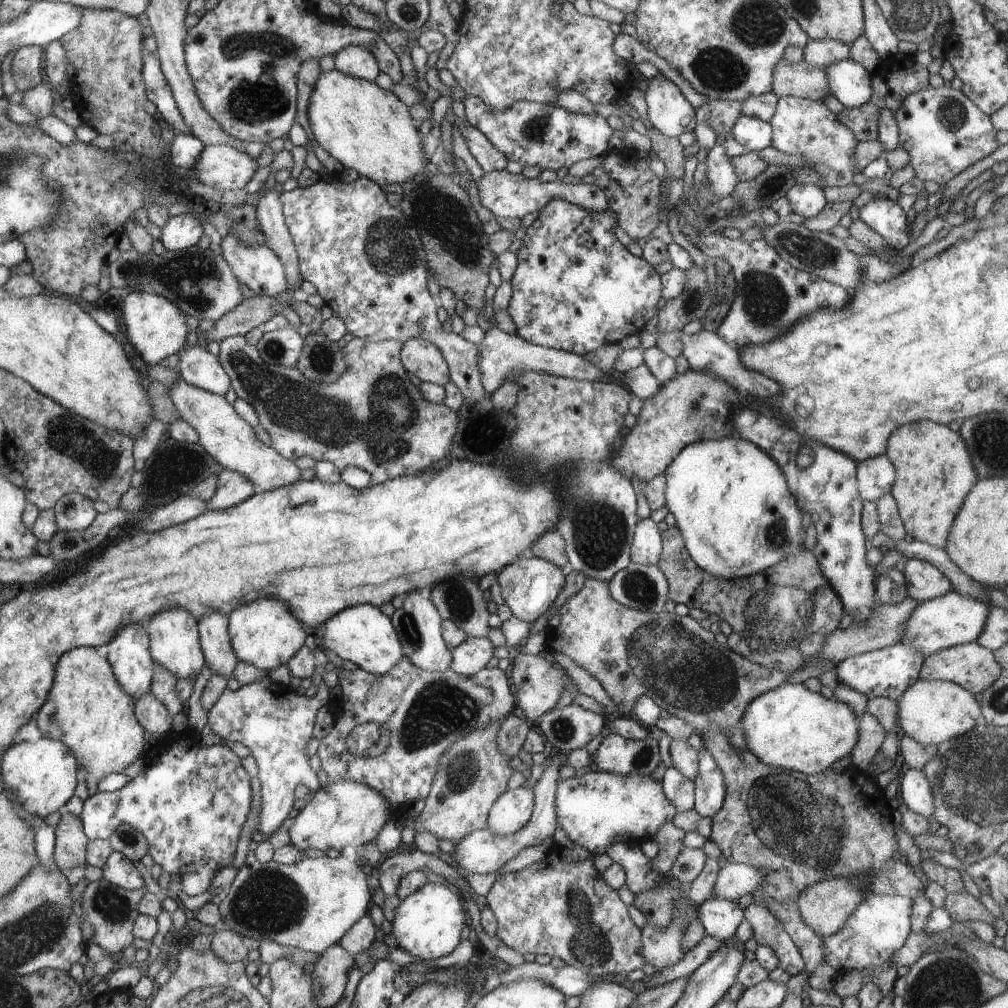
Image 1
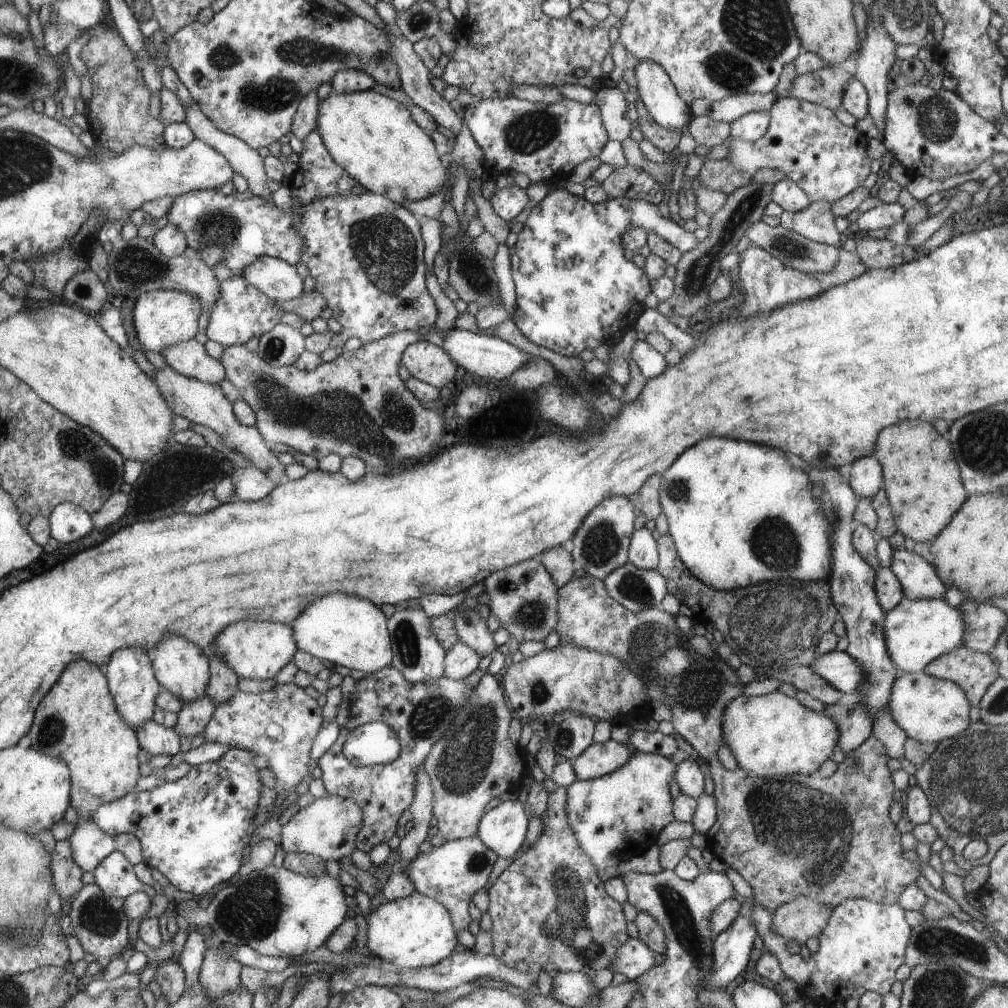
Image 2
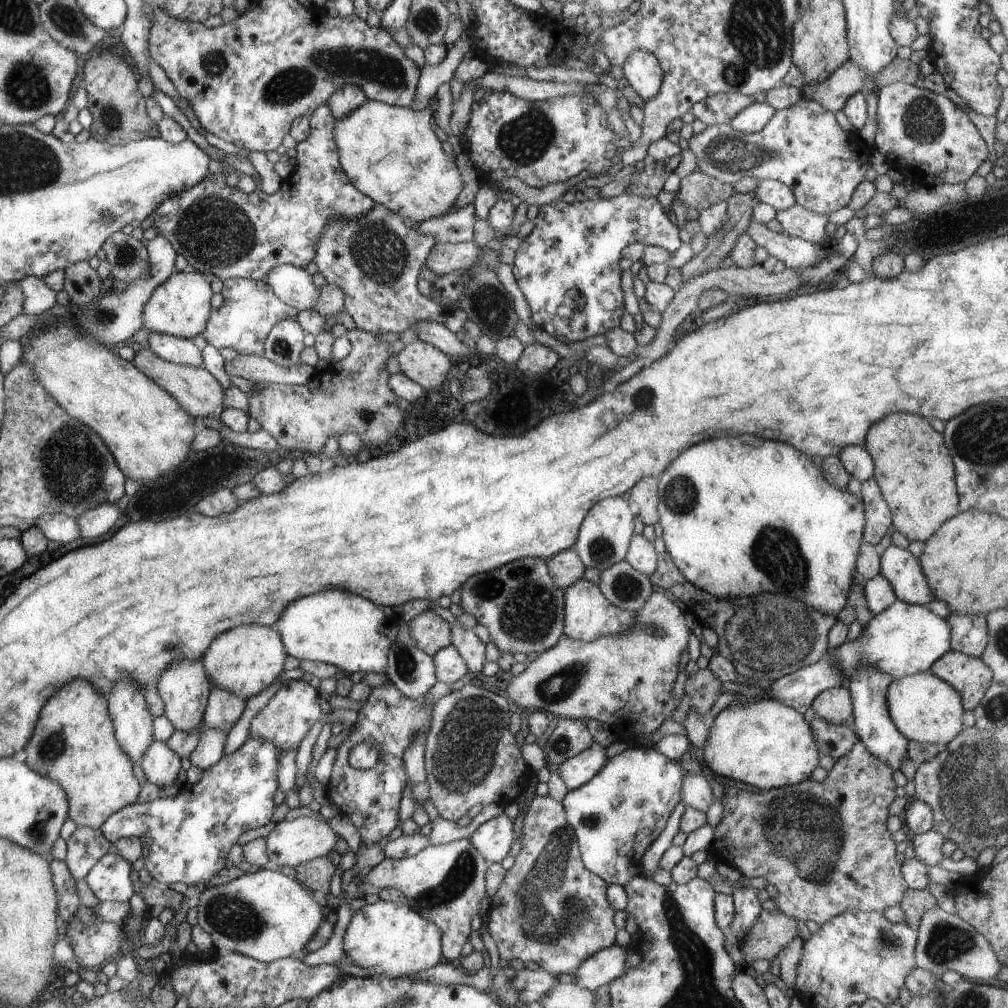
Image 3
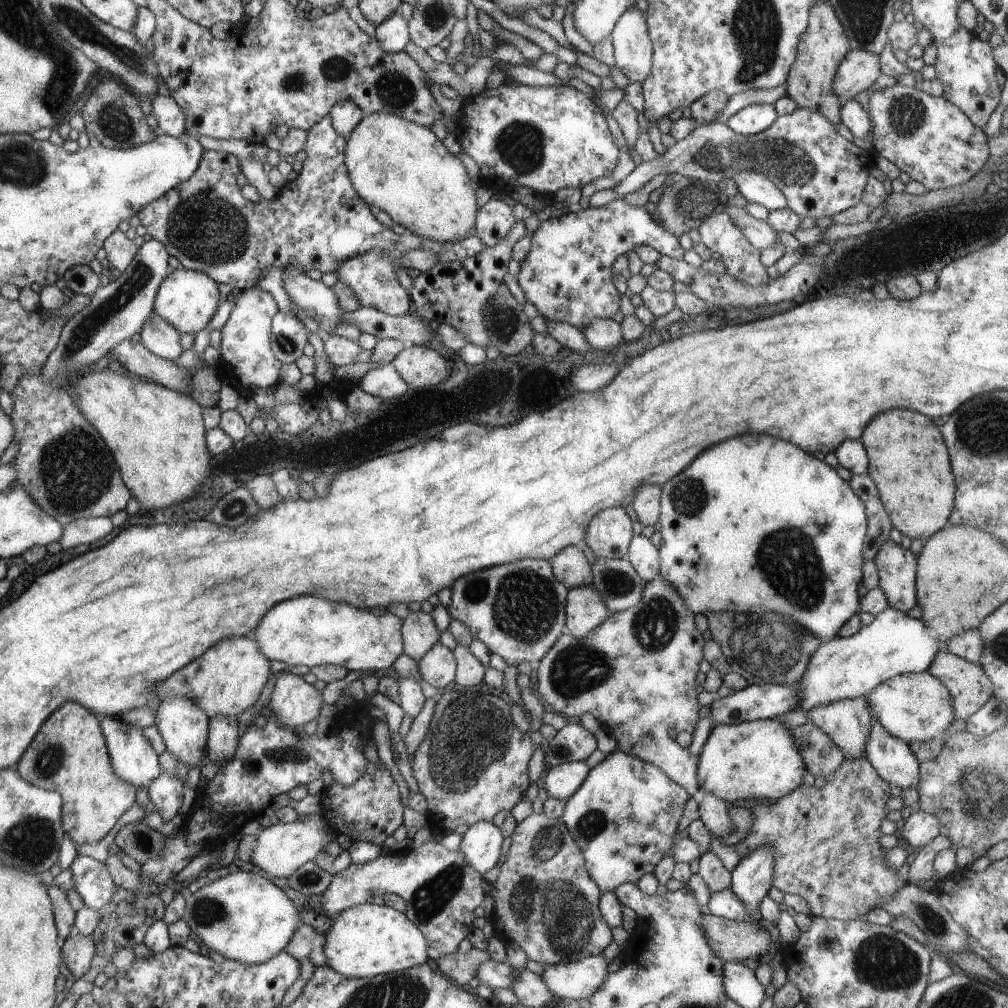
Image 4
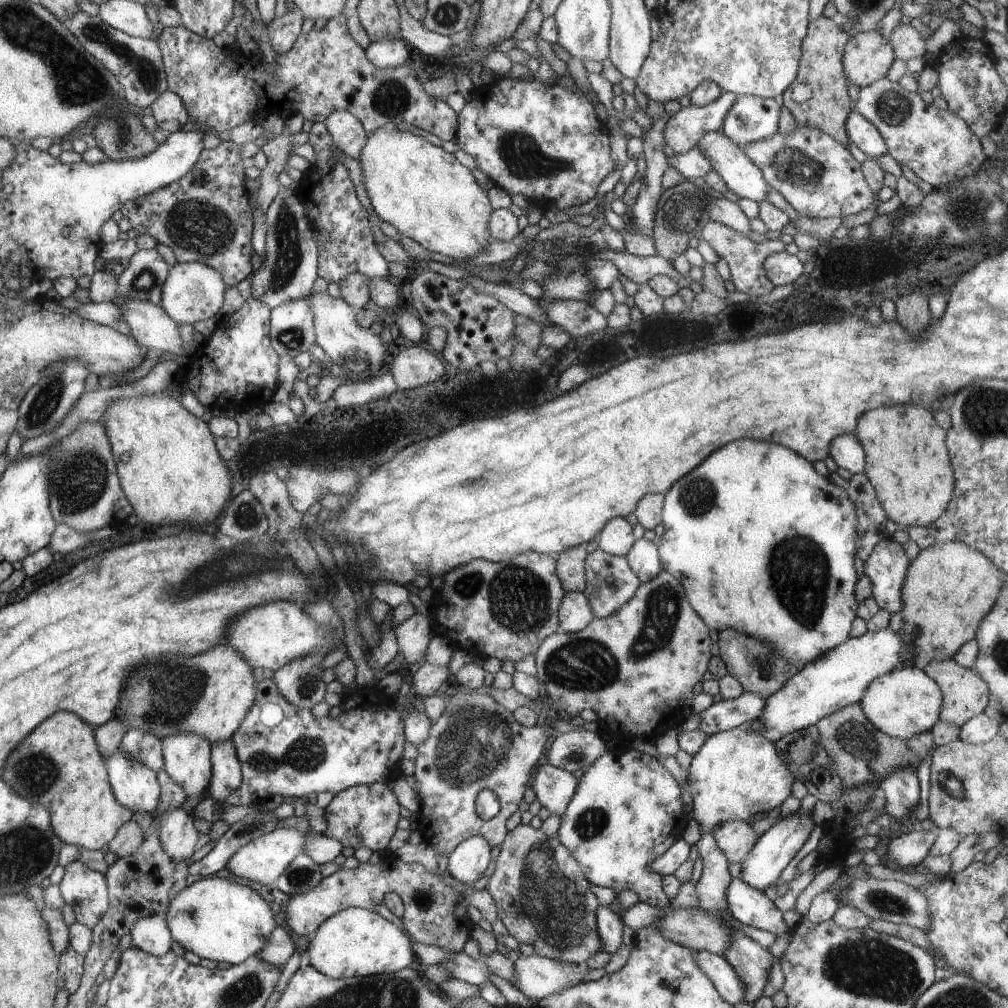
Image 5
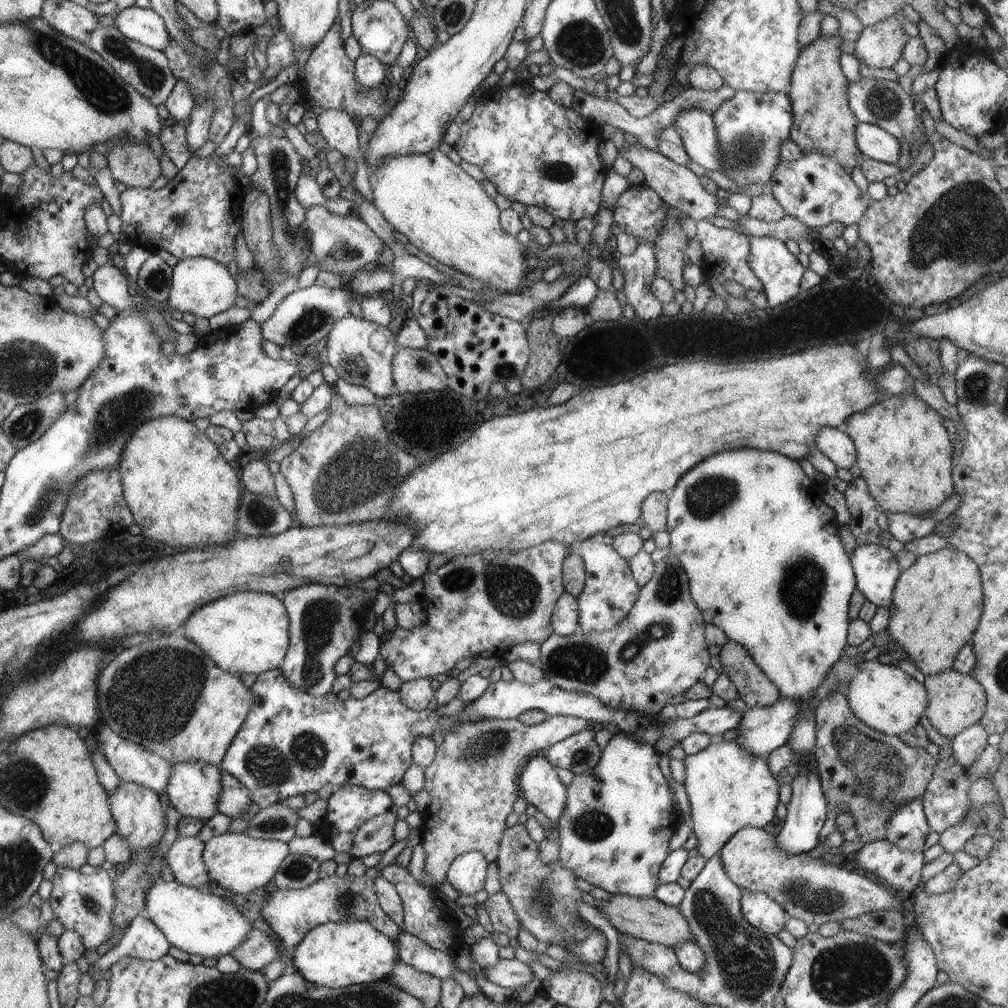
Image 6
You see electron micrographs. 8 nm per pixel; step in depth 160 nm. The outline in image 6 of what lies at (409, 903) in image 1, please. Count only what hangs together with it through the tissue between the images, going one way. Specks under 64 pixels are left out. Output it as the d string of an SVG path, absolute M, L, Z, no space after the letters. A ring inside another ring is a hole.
M340 920L336 923L326 923L313 928L292 950L293 965L296 972L301 973L307 981L329 989L352 987L353 984L368 984L385 979L396 967L398 956L396 939L378 931L371 923L359 920Z

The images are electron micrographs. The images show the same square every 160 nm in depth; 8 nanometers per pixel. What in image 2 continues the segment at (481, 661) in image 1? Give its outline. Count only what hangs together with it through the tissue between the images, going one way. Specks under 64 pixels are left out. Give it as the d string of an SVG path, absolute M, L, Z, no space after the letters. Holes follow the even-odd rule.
M458 642L446 651L443 676L453 680L466 679L479 668L481 660L482 656L474 648Z

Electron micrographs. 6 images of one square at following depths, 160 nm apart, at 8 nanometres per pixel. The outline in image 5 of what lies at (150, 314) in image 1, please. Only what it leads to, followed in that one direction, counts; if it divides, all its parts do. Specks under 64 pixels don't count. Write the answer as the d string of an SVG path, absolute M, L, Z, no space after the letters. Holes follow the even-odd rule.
M201 262L176 263L169 268L169 277L161 291L160 306L176 325L194 325L194 322L212 318L222 308L226 288L228 286L222 280L222 275L210 268L210 265Z

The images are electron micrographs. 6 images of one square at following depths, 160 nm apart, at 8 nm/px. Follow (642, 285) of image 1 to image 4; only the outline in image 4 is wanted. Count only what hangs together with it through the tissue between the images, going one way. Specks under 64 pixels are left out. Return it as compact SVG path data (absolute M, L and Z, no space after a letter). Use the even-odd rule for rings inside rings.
M623 198L598 208L576 207L572 213L557 214L551 212L550 218L541 222L531 238L531 250L520 265L517 276L526 300L536 306L539 314L546 318L564 321L577 329L587 327L592 321L610 319L619 310L620 293L614 286L611 264L617 256L624 255L637 246L648 245L655 248L661 256L682 261L685 250L679 238L668 232L655 218L652 207L630 206Z

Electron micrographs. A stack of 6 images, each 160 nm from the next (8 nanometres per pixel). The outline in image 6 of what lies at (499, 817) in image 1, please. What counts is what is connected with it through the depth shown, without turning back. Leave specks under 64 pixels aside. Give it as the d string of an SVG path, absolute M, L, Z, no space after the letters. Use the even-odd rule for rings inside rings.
M468 851L457 856L449 866L445 880L459 894L476 894L484 888L488 862L480 851Z

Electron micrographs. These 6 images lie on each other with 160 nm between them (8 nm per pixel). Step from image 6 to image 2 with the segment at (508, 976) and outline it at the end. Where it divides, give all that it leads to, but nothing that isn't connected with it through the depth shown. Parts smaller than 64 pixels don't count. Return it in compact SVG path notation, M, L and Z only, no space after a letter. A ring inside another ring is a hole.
M630 938L628 942L624 942L618 948L618 952L612 960L610 971L612 973L619 972L622 976L626 976L628 981L638 979L642 974L646 974L650 968L656 966L655 953L640 938Z

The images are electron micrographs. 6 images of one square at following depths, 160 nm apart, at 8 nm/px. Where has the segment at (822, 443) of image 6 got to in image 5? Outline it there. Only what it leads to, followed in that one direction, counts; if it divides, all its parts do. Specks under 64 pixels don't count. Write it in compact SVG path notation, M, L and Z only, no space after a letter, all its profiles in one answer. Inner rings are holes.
M854 435L838 436L830 444L830 457L837 467L848 470L852 475L864 473L866 456Z

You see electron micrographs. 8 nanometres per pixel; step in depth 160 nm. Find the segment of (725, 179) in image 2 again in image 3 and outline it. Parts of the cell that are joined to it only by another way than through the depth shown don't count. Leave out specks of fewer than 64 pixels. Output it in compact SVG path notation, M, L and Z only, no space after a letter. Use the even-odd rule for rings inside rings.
M695 170L681 180L674 201L700 212L717 202L727 201L734 193L732 185Z

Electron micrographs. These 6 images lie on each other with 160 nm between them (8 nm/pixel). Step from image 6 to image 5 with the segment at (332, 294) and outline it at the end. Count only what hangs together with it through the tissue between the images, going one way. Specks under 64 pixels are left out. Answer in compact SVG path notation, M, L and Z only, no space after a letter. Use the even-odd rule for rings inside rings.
M304 296L271 310L271 346L278 356L294 359L315 344L316 336L308 300L310 298Z

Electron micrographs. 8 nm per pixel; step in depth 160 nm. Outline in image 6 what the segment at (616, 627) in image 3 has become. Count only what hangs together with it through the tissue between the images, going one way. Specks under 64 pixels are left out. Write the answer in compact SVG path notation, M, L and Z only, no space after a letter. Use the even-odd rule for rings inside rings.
M566 590L558 597L550 619L551 630L558 636L565 637L577 632L578 626L578 601Z

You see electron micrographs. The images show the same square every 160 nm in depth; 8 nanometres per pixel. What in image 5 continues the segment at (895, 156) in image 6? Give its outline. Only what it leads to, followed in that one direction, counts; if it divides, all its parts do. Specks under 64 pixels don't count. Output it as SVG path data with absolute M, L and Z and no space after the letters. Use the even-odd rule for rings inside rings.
M852 110L846 118L846 132L852 144L864 154L876 159L888 153L888 146L880 132L860 112Z

